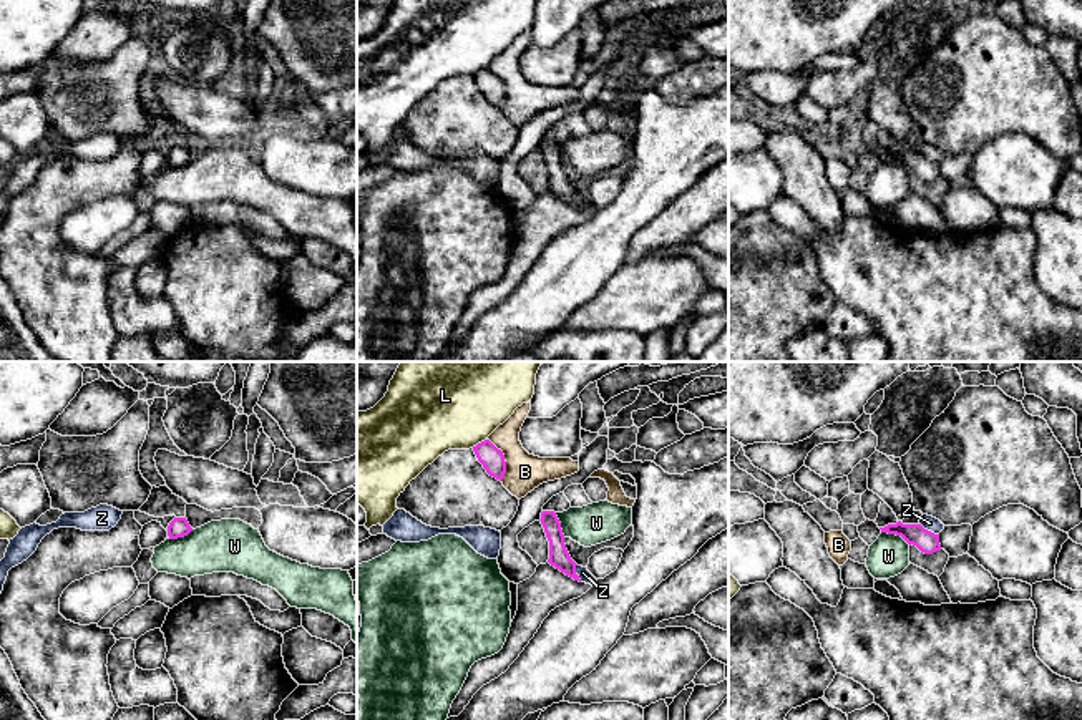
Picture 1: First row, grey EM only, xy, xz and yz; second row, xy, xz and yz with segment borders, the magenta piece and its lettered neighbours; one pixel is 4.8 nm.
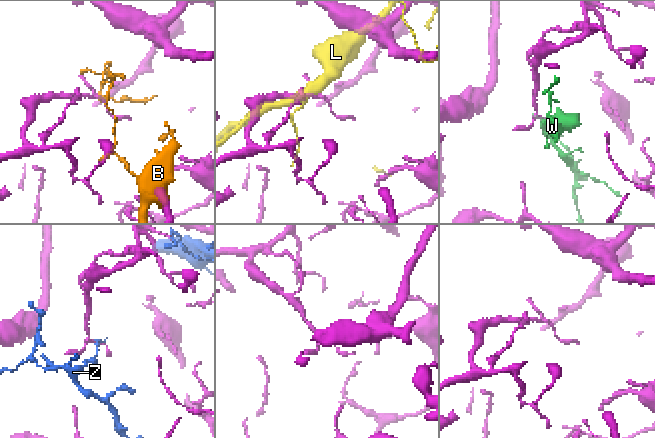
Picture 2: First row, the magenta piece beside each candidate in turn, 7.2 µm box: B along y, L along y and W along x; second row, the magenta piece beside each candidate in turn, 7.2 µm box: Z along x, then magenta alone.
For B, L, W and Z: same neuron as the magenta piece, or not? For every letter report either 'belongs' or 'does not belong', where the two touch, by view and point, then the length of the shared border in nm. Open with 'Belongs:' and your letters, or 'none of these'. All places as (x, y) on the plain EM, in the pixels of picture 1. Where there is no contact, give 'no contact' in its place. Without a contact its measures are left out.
Belongs: none of these
B: does not belong | xz (503, 88) | 220 nm
L: does not belong | xz (478, 72) | 90 nm
W: does not belong | yz (896, 163) | 160 nm
Z: does not belong | yz (930, 160) | 110 nm

